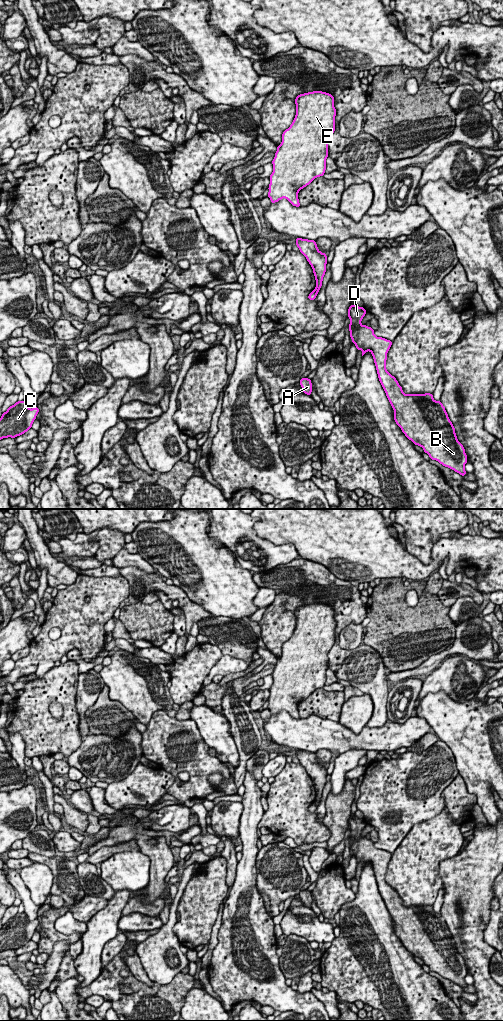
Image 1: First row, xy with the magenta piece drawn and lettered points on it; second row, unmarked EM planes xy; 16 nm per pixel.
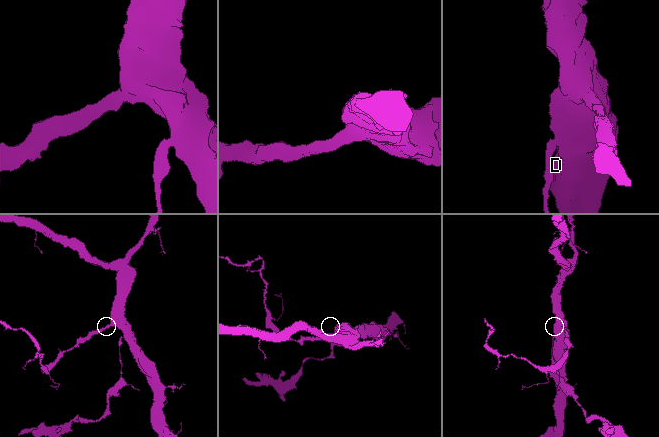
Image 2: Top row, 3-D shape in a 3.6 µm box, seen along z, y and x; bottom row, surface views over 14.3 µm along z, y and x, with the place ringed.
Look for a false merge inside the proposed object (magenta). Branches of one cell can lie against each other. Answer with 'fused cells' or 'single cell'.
fused cells

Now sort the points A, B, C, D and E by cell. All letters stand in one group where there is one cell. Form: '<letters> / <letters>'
A / B C D E

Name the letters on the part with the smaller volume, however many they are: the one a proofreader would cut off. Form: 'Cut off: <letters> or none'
Cut off: A

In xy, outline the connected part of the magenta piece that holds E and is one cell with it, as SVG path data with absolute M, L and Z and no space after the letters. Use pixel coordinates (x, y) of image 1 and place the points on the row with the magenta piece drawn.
M313 91L300 94L295 99L296 115L293 123L282 134L282 143L277 146L272 161L268 197L271 203L286 198L293 206L300 207L298 192L316 177L323 176L328 157L328 141L335 131L336 109L333 95Z

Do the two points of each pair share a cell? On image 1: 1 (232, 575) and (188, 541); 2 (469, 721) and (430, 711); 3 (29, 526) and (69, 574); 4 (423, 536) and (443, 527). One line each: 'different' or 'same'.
1: same
2: same
3: same
4: same

